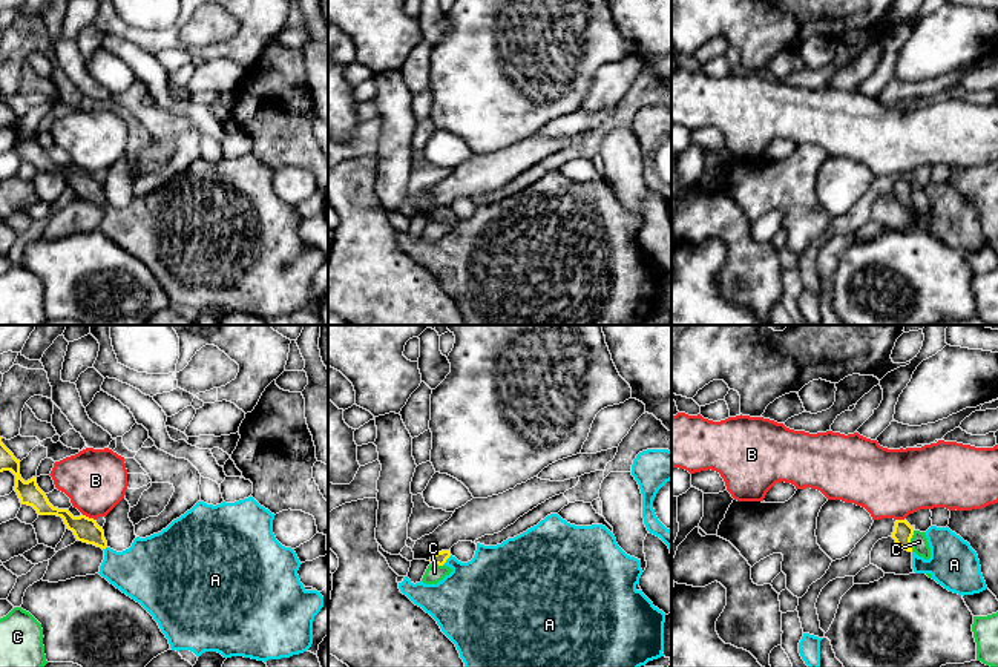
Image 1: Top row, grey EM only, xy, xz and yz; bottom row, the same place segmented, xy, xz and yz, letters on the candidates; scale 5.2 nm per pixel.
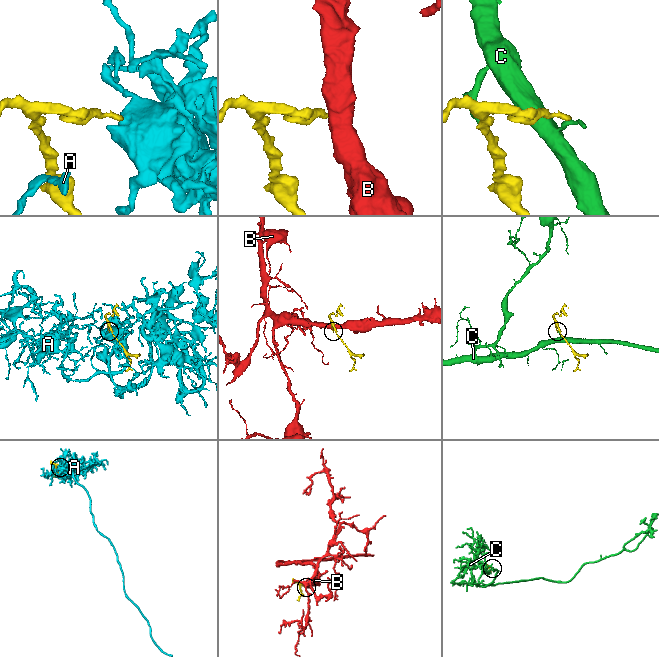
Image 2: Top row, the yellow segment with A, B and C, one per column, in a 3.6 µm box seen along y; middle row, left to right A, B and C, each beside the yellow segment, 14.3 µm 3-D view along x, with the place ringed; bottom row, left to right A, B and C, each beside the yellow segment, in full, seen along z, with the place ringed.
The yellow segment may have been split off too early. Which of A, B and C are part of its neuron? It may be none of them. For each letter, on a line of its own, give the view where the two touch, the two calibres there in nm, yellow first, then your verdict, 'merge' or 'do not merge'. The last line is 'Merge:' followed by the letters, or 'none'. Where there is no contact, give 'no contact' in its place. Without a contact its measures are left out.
A: contact in xz; calibres 70 and 360 nm; merge
B: contact in xy; calibres 130 and 340 nm; do not merge
C: contact in yz; calibres 100 and 90 nm; do not merge
Merge: A

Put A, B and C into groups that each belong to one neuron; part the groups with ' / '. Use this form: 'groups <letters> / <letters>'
groups A / B / C

